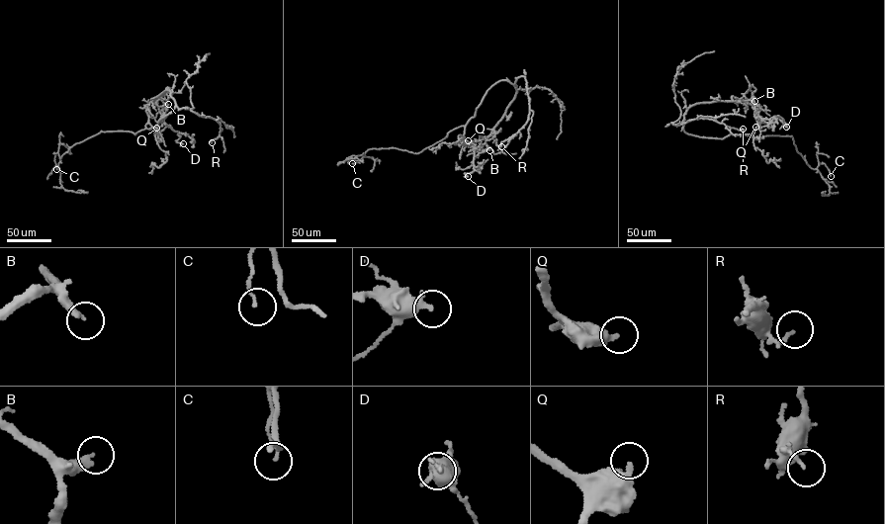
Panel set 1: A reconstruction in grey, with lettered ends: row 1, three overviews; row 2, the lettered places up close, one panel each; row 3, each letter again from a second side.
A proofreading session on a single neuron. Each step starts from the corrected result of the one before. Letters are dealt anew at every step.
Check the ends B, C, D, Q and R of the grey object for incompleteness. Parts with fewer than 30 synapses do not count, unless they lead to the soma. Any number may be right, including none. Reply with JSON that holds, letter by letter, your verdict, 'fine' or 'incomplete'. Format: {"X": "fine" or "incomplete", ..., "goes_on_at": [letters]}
{"B": "incomplete", "C": "fine", "D": "fine", "Q": "fine", "R": "fine", "goes_on_at": ["B"]}

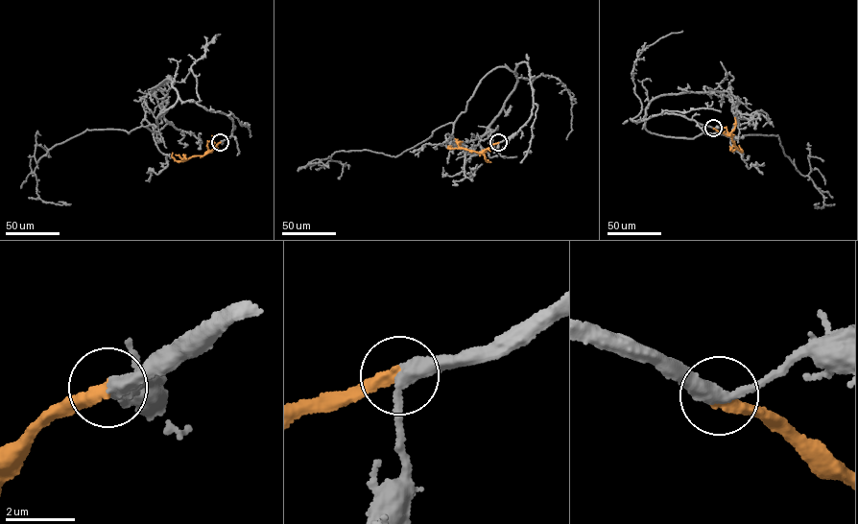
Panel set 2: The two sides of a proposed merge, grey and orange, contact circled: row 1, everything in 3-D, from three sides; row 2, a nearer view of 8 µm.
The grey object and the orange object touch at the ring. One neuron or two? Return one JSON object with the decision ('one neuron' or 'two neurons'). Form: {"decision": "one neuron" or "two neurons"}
{"decision": "one neuron"}

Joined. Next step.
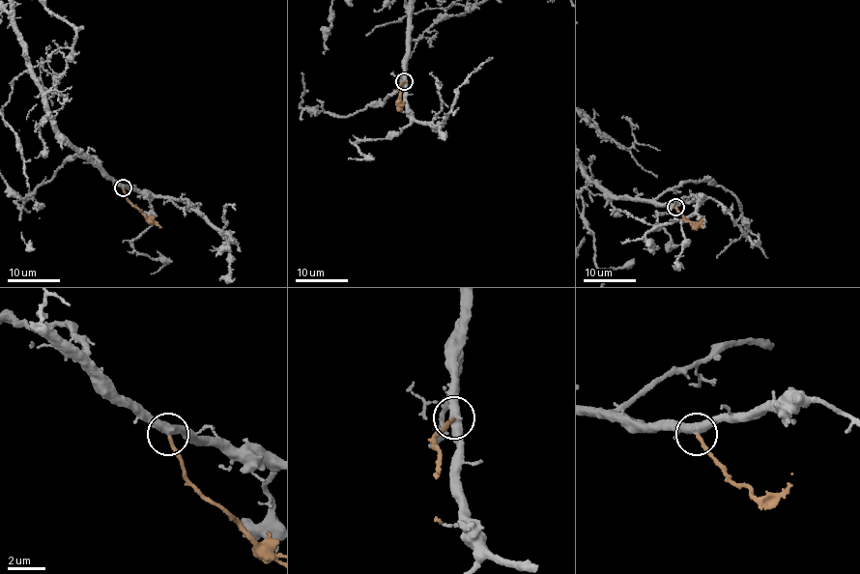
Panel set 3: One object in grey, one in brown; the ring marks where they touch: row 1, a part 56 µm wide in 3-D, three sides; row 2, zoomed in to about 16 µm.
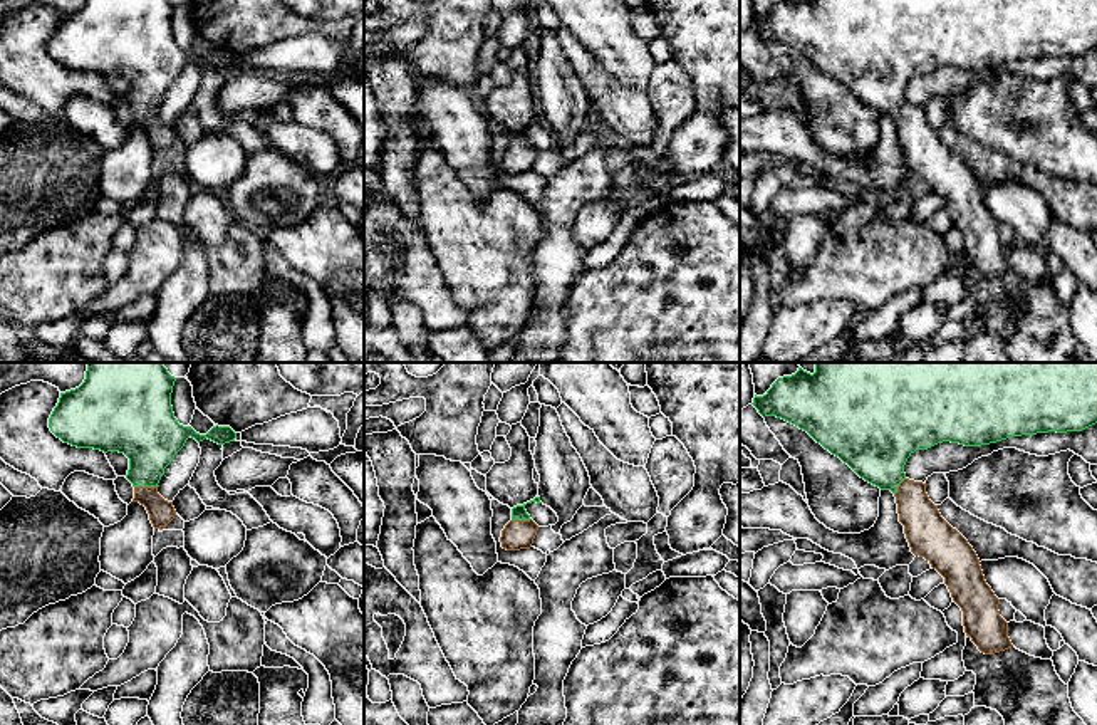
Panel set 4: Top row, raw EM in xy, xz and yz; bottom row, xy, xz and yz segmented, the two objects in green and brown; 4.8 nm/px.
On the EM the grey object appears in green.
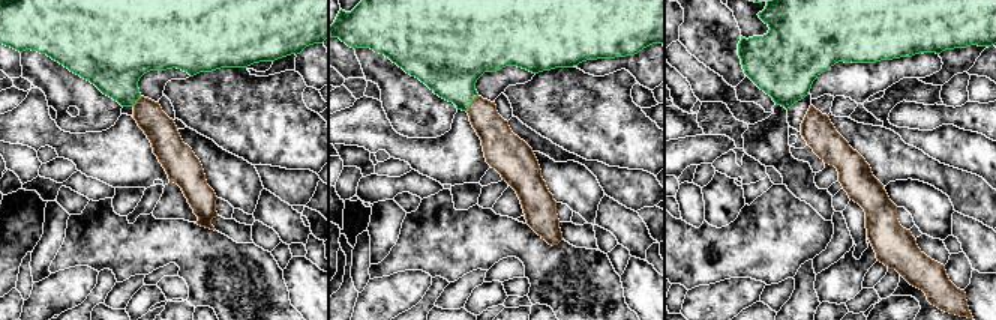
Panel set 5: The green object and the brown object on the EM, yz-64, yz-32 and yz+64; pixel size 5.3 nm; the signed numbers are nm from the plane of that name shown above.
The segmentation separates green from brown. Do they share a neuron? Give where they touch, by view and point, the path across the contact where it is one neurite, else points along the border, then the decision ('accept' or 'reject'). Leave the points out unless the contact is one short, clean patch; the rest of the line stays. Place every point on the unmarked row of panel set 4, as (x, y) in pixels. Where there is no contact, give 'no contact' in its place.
contact xy (146, 109); way xy (148, 57), (146, 109), (146, 118), (161, 136); accept

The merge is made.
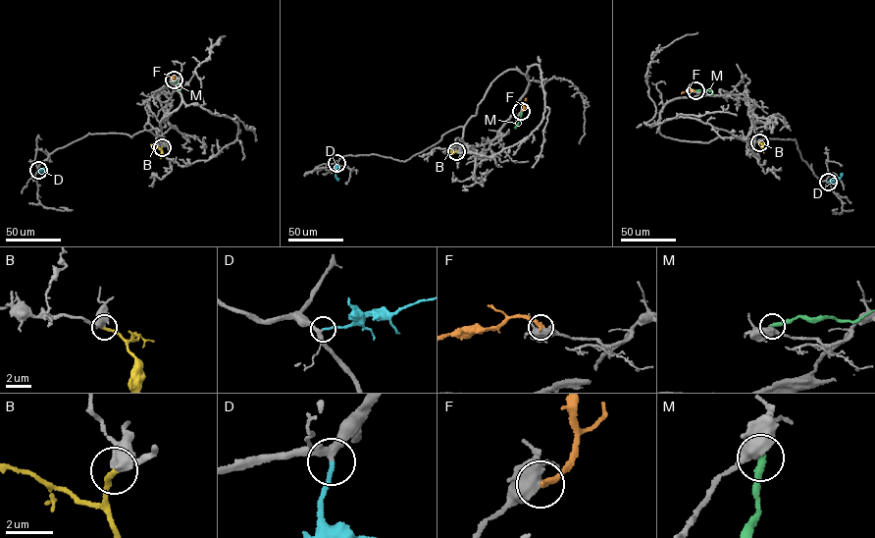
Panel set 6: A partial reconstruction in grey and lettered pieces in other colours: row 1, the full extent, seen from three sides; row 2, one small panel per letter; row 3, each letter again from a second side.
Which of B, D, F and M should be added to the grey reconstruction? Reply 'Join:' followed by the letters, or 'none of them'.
Join: B, D

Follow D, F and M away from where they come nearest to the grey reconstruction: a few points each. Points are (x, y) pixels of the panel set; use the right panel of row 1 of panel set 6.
D: (828, 182), (838, 179), (843, 173)
F: (694, 90), (681, 93)
M: (695, 90), (705, 89), (712, 92), (711, 94)

